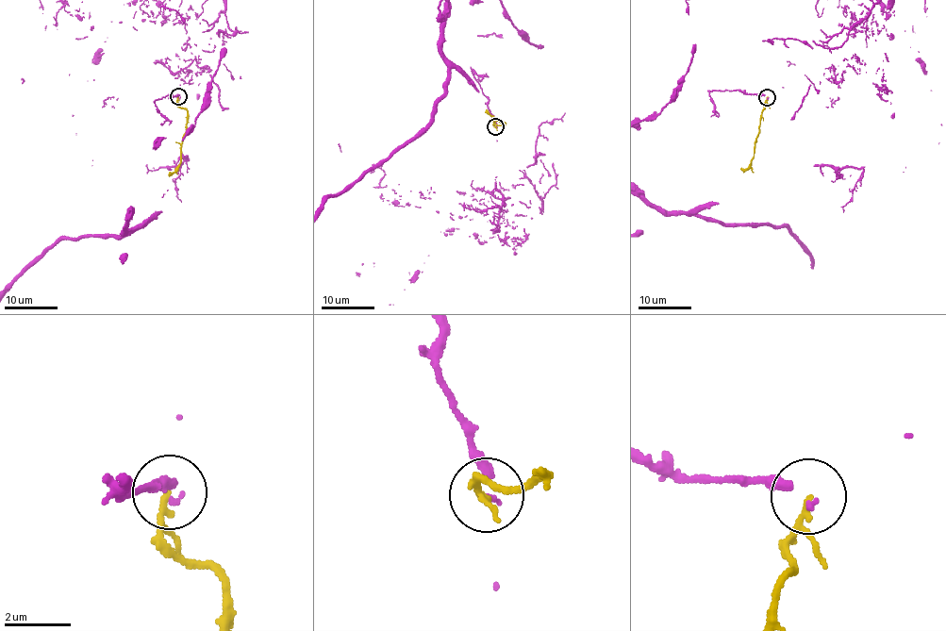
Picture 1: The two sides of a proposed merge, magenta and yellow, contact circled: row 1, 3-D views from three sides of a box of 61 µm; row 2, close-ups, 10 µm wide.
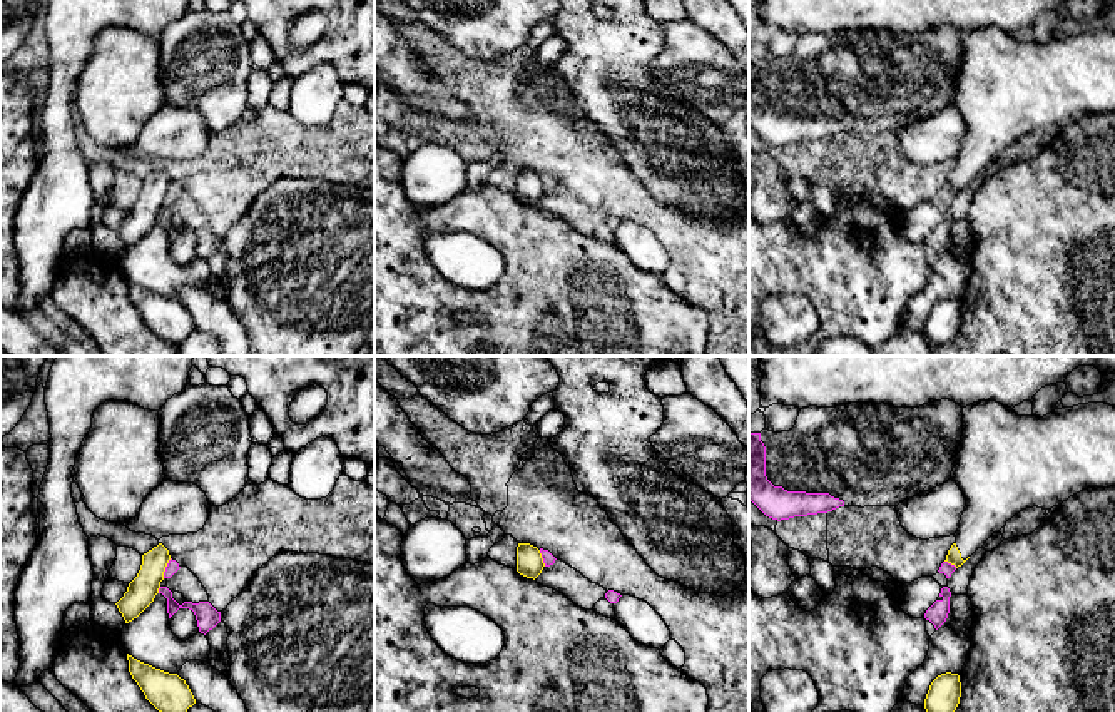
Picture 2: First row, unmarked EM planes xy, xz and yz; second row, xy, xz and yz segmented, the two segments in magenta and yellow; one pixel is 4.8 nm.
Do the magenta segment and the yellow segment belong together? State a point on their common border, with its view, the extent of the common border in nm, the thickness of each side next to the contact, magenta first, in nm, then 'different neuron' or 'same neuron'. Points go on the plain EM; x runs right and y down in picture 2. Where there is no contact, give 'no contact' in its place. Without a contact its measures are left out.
meets magenta in xy at (166, 194); contact 100 nm long; 60 nm thick on the magenta side, 140 nm on the other; different neuron

